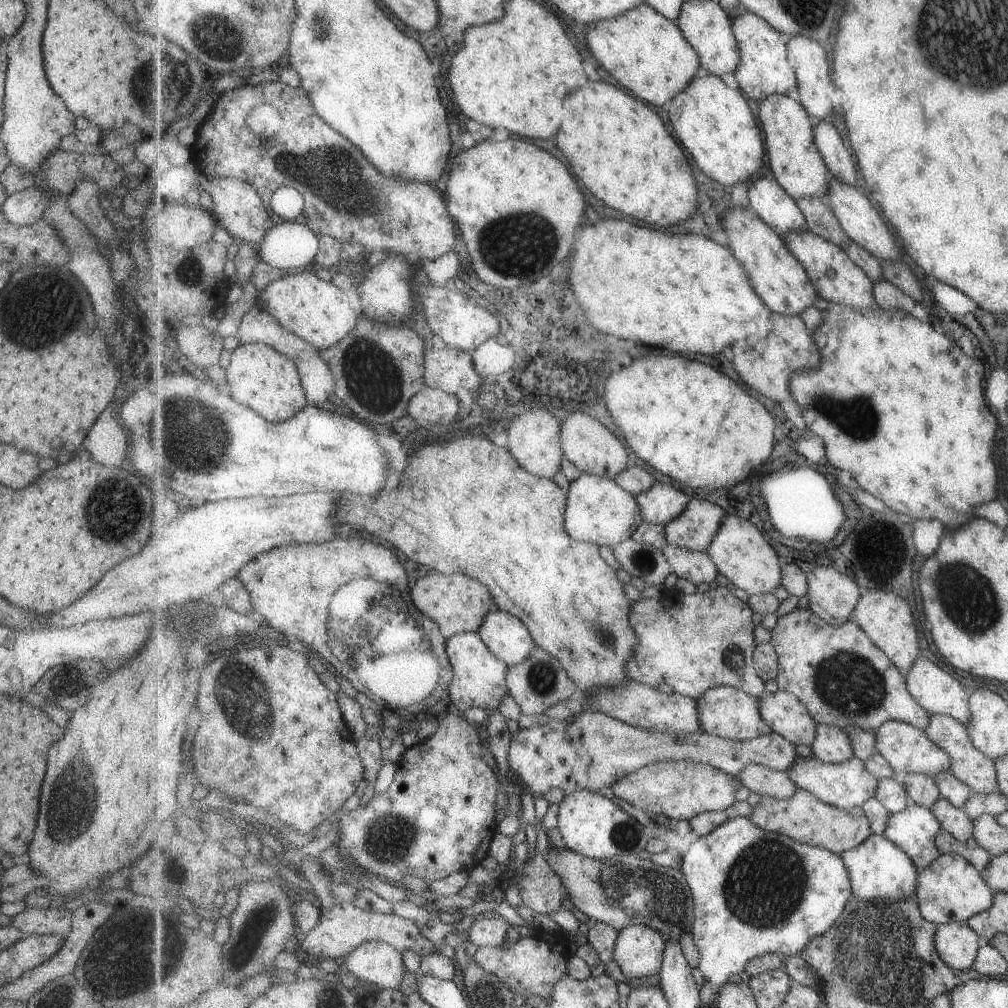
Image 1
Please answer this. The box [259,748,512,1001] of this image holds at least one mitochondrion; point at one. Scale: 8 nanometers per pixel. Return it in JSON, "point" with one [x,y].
{"point":[396,832]}

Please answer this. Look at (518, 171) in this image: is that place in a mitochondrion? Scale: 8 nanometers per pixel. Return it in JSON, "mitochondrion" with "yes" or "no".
{"mitochondrion":"no"}

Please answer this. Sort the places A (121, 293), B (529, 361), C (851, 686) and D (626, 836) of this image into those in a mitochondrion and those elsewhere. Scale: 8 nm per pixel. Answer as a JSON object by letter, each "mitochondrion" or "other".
{"A":"other","B":"other","C":"mitochondrion","D":"mitochondrion"}

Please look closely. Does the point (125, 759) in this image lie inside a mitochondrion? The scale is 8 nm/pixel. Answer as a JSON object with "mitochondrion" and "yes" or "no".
{"mitochondrion":"no"}

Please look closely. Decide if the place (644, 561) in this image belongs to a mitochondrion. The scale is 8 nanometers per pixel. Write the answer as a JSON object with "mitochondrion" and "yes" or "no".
{"mitochondrion":"yes"}

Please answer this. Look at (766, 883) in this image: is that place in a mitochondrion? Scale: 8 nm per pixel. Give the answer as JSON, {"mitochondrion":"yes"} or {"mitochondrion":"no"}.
{"mitochondrion":"yes"}

